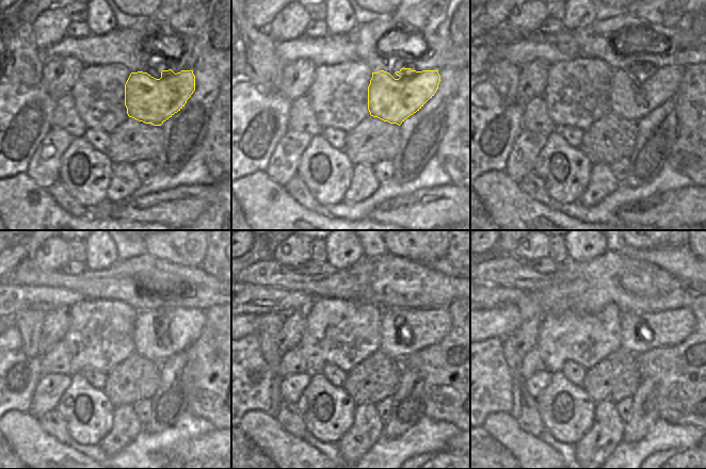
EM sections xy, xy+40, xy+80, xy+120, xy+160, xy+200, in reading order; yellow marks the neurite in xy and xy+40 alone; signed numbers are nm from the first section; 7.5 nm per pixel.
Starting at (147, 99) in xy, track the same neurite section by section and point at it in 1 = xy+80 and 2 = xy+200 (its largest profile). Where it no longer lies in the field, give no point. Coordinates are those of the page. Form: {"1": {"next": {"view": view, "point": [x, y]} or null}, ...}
{"1": {"next": {"view": "xy+80", "point": [634, 94]}}, "2": {"next": {"view": "xy+200", "point": [641, 333]}}}

